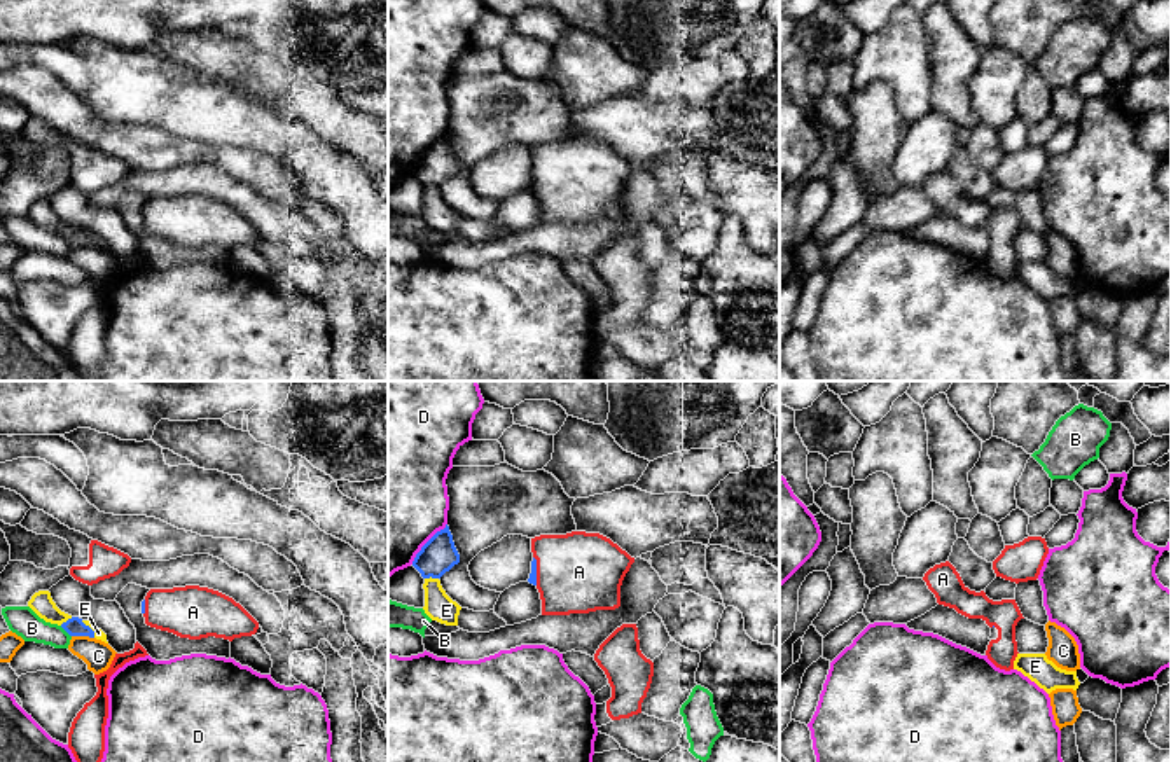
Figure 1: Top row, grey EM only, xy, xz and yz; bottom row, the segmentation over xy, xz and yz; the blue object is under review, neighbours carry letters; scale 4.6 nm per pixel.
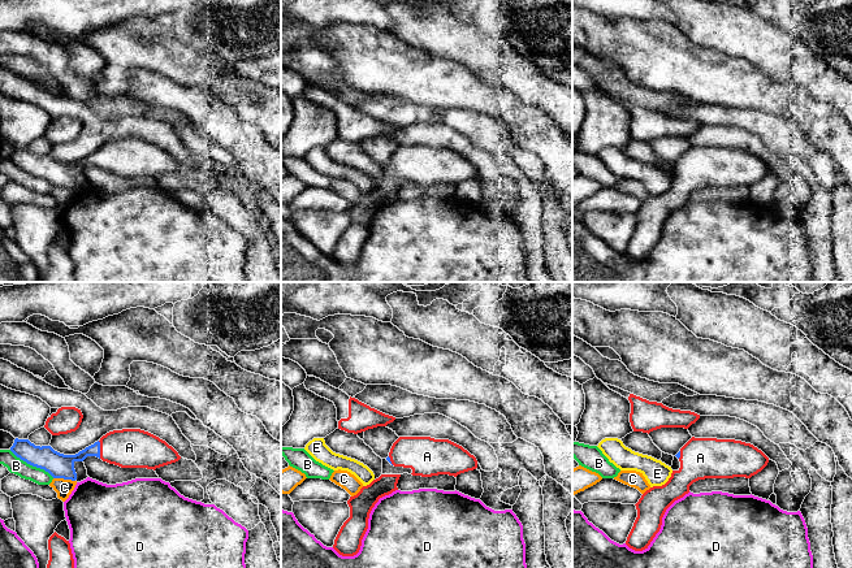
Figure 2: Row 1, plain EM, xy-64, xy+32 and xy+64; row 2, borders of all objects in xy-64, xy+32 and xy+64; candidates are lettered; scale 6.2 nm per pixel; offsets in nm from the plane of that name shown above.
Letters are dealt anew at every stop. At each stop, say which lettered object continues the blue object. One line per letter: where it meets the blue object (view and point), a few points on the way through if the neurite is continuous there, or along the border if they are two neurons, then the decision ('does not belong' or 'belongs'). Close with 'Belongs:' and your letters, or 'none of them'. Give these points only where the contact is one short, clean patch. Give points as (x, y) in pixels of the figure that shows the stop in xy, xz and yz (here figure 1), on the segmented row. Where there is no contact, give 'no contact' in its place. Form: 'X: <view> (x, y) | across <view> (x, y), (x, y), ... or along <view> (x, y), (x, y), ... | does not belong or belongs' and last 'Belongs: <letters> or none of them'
A: xz (535, 570) | belongs
B: xy (65, 630) | does not belong
C: xy (83, 635) | along xy (72, 635), (93, 638) | does not belong
D: xz (427, 542) | does not belong
E: xy (90, 628) | along xy (81, 621), (95, 637) | does not belong
Belongs: A

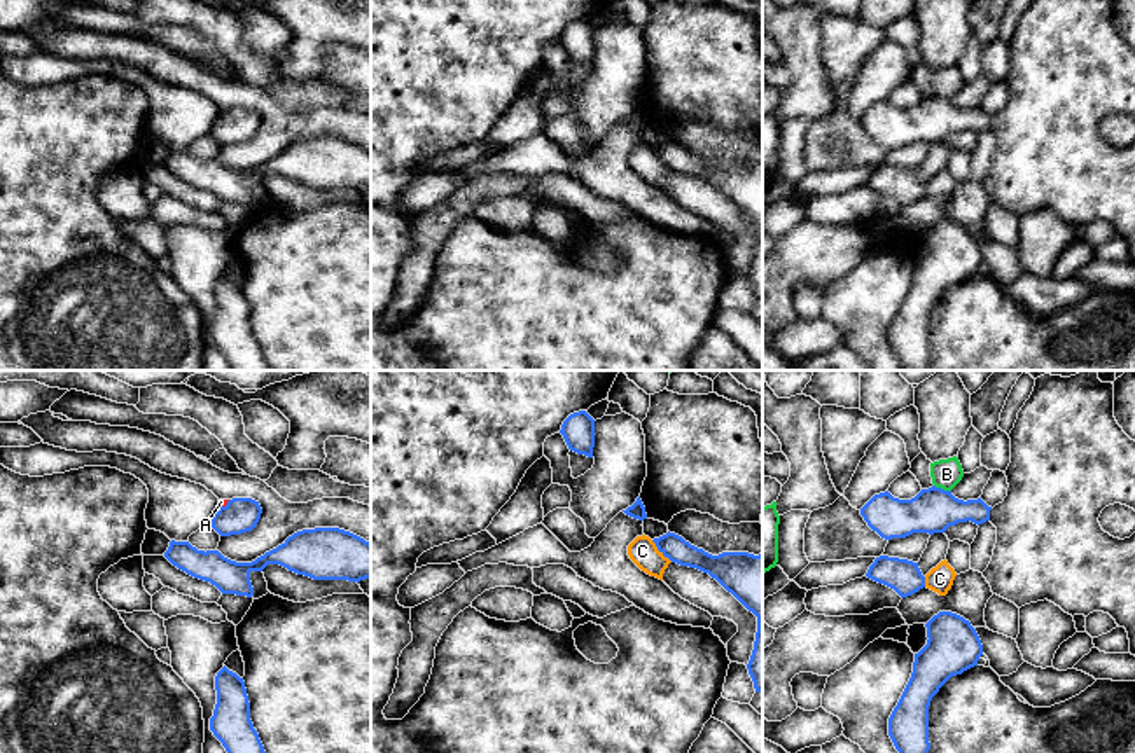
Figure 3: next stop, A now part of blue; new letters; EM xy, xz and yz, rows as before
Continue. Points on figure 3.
A: xy (222, 507) | belongs
B: yz (943, 490) | does not belong
C: xz (661, 551) | along xz (651, 540), (672, 561) | does not belong
Belongs: A

